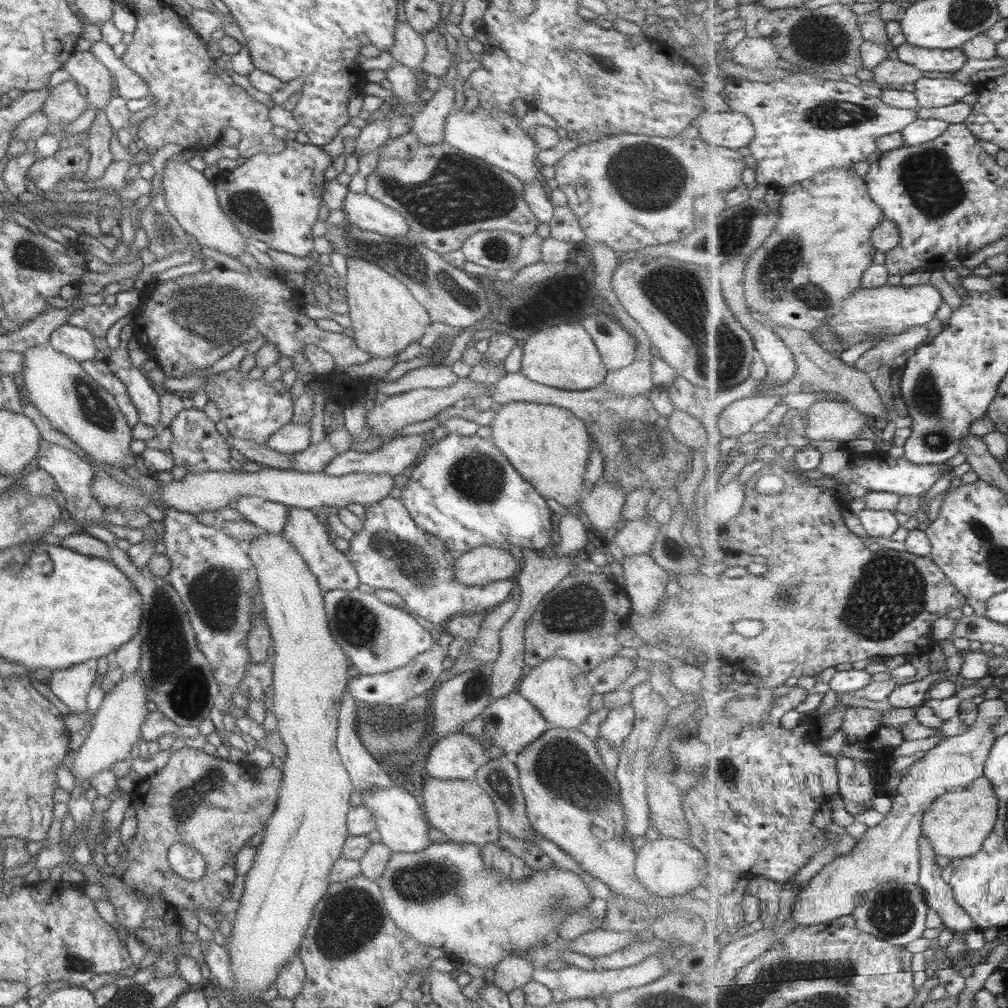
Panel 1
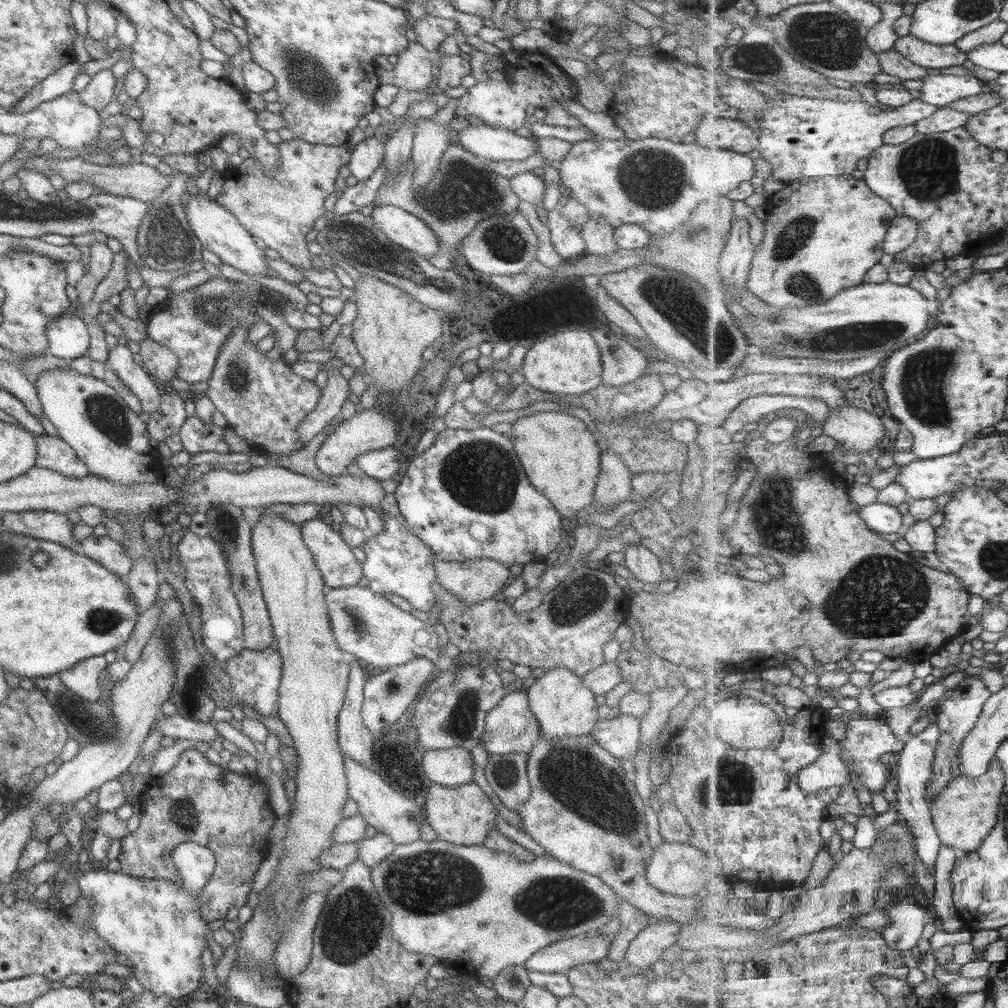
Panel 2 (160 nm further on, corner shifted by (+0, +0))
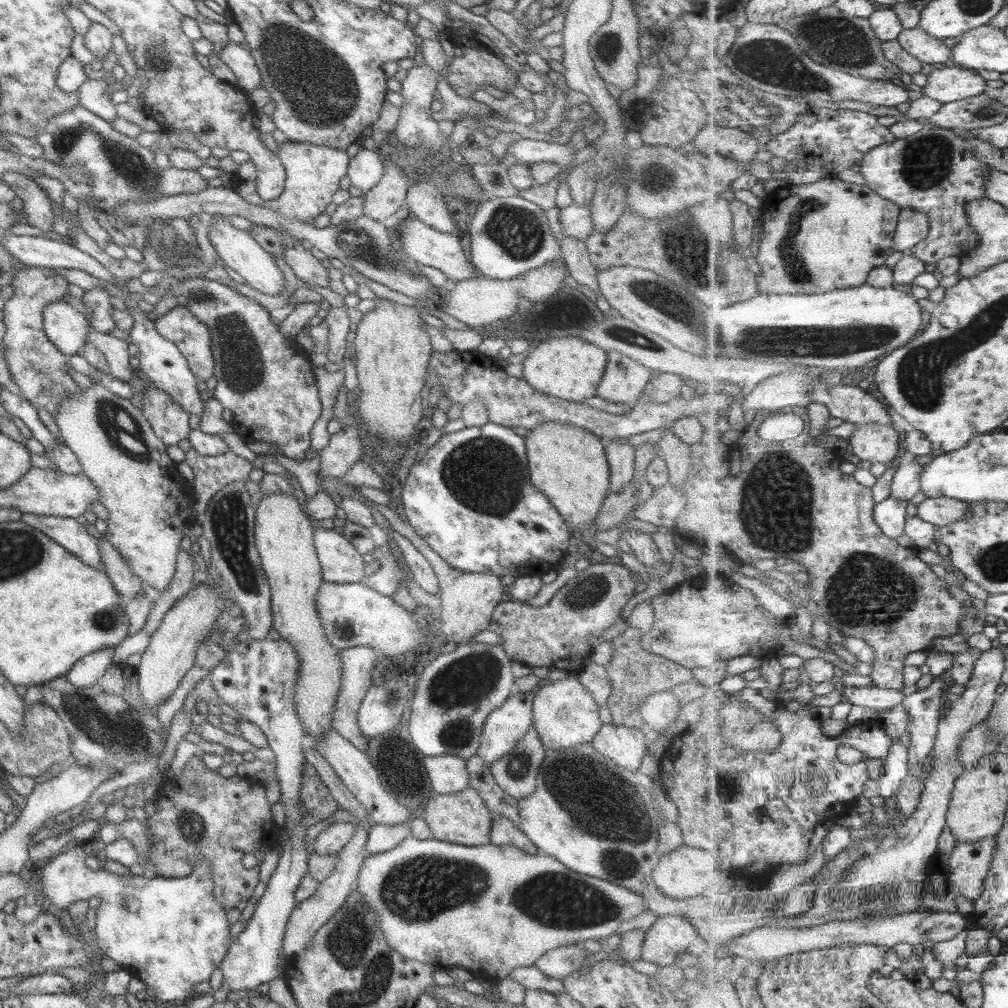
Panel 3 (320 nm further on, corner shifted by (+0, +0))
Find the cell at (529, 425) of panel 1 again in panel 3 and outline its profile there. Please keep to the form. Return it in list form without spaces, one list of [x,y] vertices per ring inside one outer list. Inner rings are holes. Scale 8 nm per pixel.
[[[544,422],[523,436],[526,459],[528,464],[529,482],[542,492],[559,513],[568,528],[578,528],[580,531],[589,531],[599,512],[601,501],[609,493],[609,467],[605,458],[603,442],[585,432],[564,422]]]

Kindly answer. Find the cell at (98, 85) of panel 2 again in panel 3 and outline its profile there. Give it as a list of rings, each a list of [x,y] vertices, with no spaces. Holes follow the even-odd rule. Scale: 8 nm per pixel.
[[[95,76],[86,78],[77,90],[77,100],[79,106],[91,112],[95,116],[110,123],[115,120],[115,105],[107,97],[105,91],[110,89],[105,81],[97,79]]]

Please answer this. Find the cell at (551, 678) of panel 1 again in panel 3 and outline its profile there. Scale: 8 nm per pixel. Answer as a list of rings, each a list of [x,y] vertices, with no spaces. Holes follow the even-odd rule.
[[[565,677],[544,681],[533,691],[532,728],[545,752],[587,745],[602,725],[597,710],[598,704],[595,704],[593,697],[579,684],[578,679]]]

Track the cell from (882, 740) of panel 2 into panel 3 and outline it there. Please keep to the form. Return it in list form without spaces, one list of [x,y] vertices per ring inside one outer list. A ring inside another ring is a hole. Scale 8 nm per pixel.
[[[737,683],[726,685],[711,692],[712,704],[725,705],[734,700],[744,700],[753,708],[758,708],[767,718],[779,726],[783,742],[773,752],[743,752],[731,748],[725,739],[716,733],[707,732],[696,716],[690,716],[685,723],[684,731],[671,739],[667,746],[667,754],[659,758],[659,782],[665,794],[677,807],[675,826],[681,826],[681,838],[685,846],[701,848],[703,852],[718,852],[723,861],[724,880],[732,875],[748,877],[757,875],[757,866],[765,870],[767,864],[781,866],[783,864],[807,864],[805,856],[809,852],[809,844],[813,838],[813,828],[817,824],[833,823],[847,816],[853,809],[855,799],[864,795],[864,787],[869,779],[867,762],[869,759],[884,760],[889,756],[893,738],[885,732],[879,723],[851,725],[839,737],[830,738],[821,732],[822,721],[813,717],[808,711],[787,710],[785,704],[778,700],[762,698],[758,690],[742,687]],[[839,746],[852,747],[863,755],[863,760],[847,766],[837,758]],[[813,775],[821,775],[827,783],[823,792],[815,792],[809,787]]]

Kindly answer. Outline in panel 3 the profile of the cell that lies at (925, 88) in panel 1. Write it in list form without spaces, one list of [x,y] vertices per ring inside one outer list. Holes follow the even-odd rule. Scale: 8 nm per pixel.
[[[944,67],[928,70],[927,83],[923,87],[927,96],[952,103],[989,91],[985,78],[973,69],[965,67]]]

